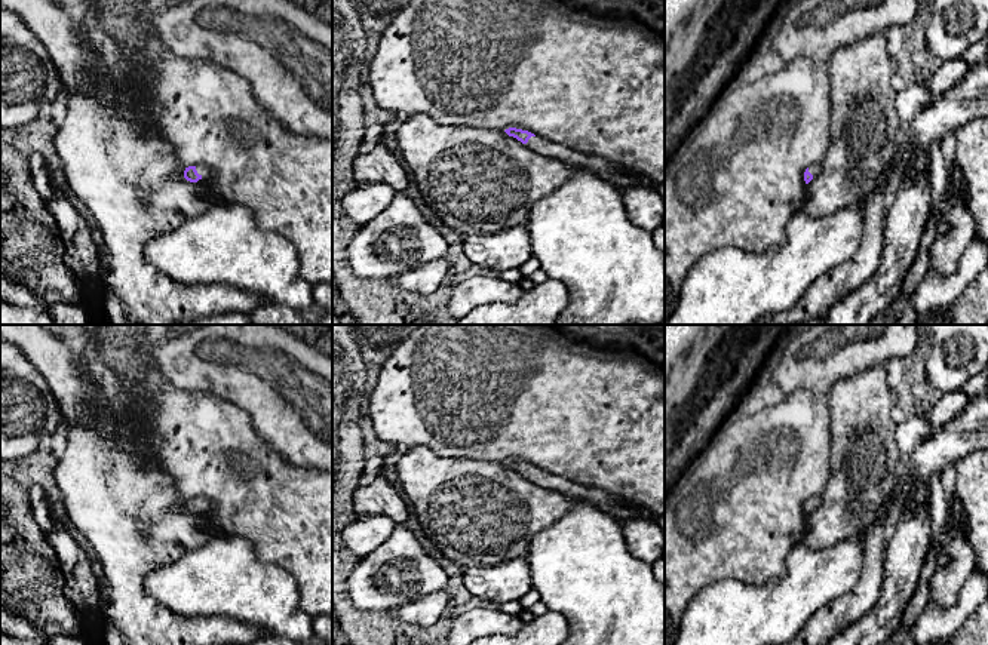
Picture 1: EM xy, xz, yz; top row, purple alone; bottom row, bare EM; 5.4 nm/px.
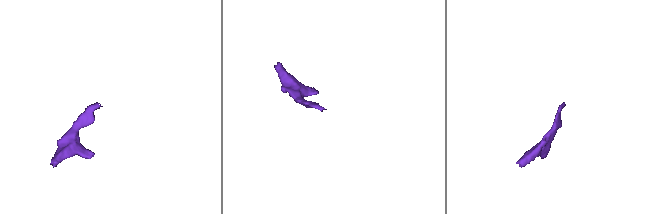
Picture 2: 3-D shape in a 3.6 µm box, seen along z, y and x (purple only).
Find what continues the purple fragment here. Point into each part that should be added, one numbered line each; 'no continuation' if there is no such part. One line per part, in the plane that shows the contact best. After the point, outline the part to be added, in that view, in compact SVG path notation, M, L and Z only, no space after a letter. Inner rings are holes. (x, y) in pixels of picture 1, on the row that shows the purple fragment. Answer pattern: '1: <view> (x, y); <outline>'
1: xy (205, 171); M197 165L196 171L202 176L197 182L205 182L212 175L212 169L205 165Z

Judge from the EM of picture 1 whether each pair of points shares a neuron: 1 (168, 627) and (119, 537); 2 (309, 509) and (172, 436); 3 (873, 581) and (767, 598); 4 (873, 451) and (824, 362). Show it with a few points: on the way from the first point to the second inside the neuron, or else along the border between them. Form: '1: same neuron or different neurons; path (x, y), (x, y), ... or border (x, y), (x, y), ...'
1: same neuron; path (144, 607), (125, 587), (125, 561)
2: same neuron; path (275, 504), (266, 500), (206, 445)
3: different neurons; border (864, 550), (859, 580), (827, 604)
4: different neurons; border (867, 368), (853, 375), (838, 378), (825, 393)

